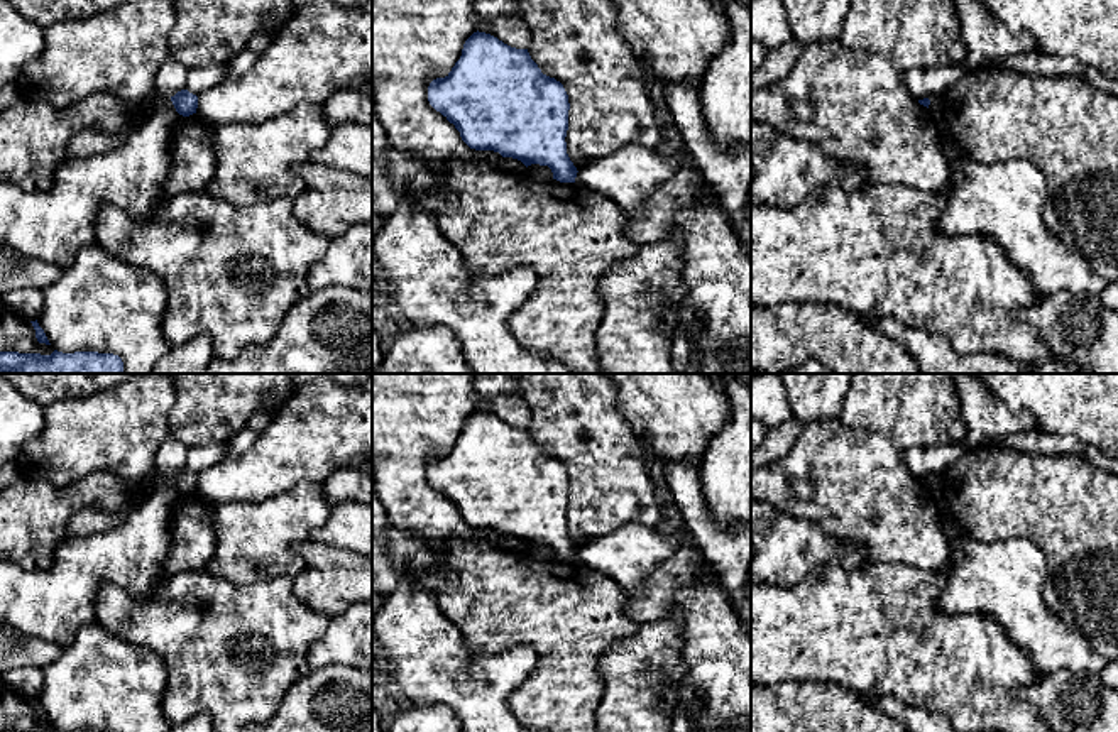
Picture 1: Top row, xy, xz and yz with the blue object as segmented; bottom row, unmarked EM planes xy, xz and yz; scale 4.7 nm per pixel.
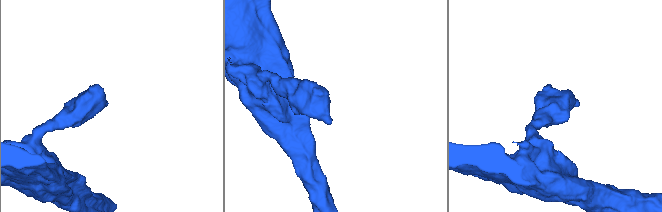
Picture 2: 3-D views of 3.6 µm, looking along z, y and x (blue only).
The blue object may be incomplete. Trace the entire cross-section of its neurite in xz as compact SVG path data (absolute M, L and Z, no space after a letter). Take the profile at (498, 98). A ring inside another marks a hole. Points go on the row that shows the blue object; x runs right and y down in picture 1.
M474 32L462 56L445 78L428 86L428 101L460 132L475 150L494 150L502 157L548 166L553 179L575 183L577 167L567 154L568 95L560 81L541 73L528 49L516 49L485 32Z

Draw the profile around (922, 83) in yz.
M949 64L934 69L910 69L903 73L903 79L918 101L932 95L940 96L949 86L956 85L964 73L961 64Z

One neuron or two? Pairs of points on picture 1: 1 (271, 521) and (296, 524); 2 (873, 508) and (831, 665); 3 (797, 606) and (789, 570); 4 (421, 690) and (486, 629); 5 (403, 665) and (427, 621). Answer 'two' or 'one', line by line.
1: one
2: two
3: two
4: two
5: one

